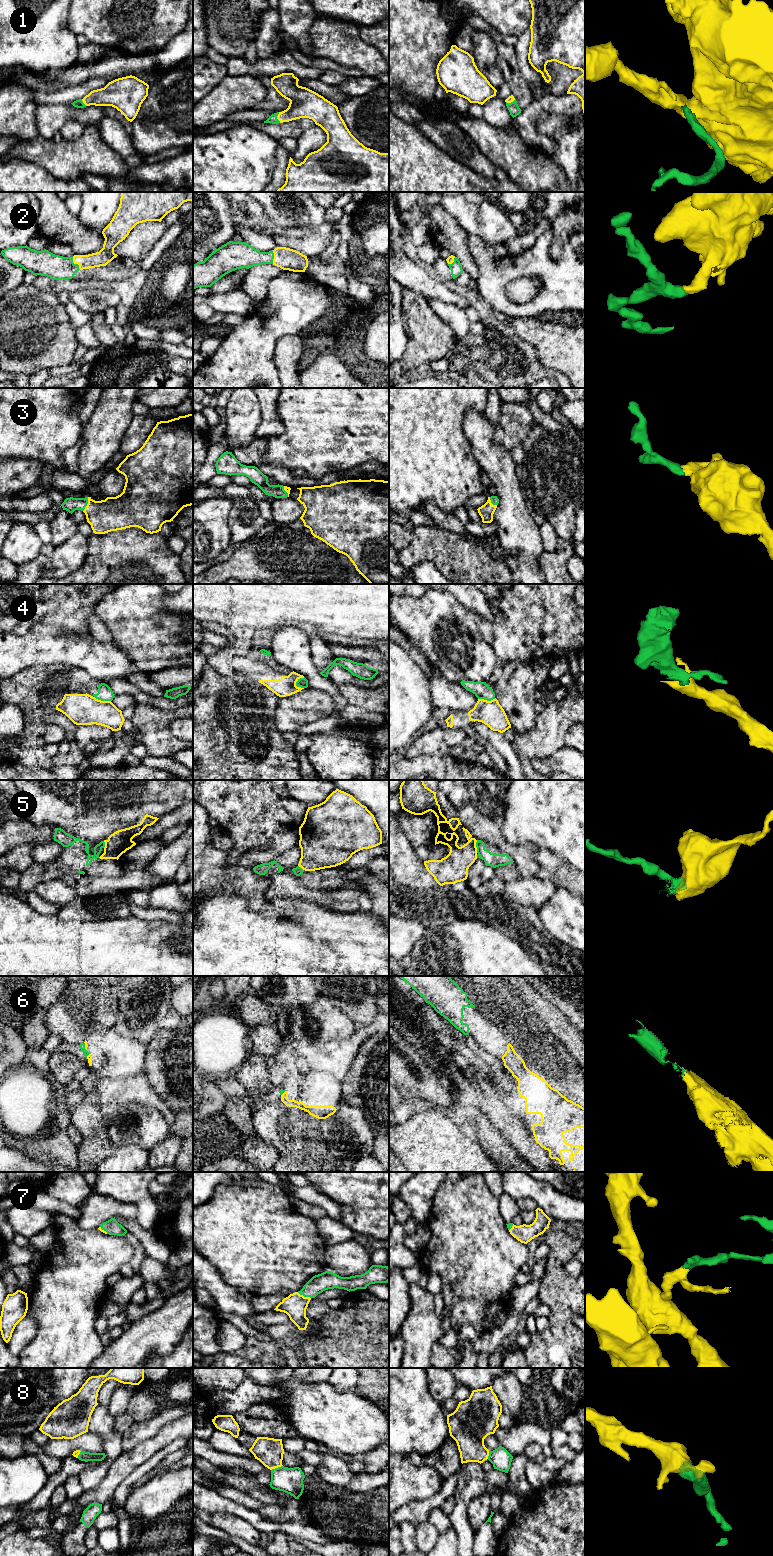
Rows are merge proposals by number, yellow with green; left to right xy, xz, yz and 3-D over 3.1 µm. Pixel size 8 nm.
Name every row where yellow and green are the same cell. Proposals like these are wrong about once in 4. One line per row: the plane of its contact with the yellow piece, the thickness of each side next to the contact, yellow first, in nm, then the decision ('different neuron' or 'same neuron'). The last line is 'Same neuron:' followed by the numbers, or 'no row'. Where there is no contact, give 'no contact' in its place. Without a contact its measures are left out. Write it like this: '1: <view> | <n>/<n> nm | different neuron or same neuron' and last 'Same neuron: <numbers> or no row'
1: xz | 240/70 nm | same neuron
2: xy | 120/200 nm | same neuron
3: xy | 280/120 nm | same neuron
4: xz | 160/80 nm | different neuron
5: yz | 240/110 nm | different neuron
6: xy | 20/50 nm | same neuron
7: xz | 190/150 nm | same neuron
8: xz | 220/200 nm | same neuron
Same neuron: 1, 2, 3, 6, 7, 8

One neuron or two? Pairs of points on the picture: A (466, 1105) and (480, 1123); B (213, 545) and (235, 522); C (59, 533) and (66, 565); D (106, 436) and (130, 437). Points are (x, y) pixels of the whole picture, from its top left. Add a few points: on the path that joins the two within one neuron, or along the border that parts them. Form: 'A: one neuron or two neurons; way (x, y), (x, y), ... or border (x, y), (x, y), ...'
A: one neuron; way (466, 1109), (476, 1119)
B: two neurons; border (232, 504), (228, 518), (230, 542)
C: two neurons; border (77, 531), (54, 547)
D: two neurons; border (133, 416), (122, 437), (118, 450)

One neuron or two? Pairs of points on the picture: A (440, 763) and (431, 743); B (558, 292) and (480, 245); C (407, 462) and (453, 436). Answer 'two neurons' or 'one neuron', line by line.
A: two neurons
B: one neuron
C: one neuron

